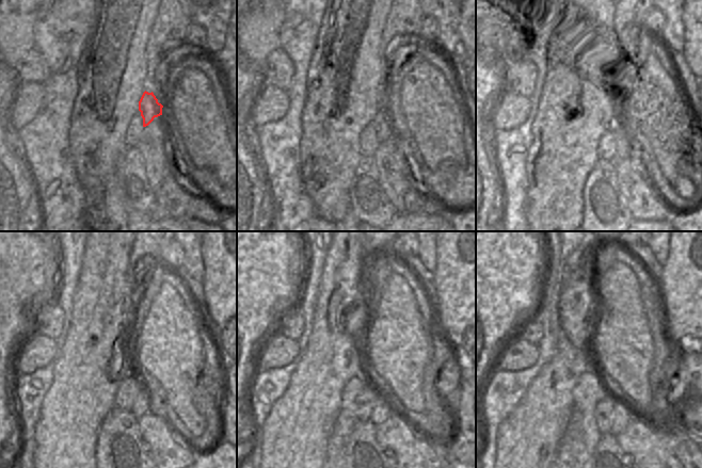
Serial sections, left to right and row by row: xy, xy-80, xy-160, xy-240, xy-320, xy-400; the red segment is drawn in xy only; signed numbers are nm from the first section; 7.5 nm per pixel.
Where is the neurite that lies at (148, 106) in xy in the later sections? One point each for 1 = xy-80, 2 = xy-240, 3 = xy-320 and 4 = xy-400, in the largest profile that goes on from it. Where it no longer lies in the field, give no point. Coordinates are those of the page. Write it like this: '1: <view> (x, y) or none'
1: xy-80 (382, 123)
2: xy-240 (142, 405)
3: xy-320 (382, 410)
4: xy-400 (620, 416)

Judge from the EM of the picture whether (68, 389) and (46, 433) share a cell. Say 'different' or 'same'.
same

